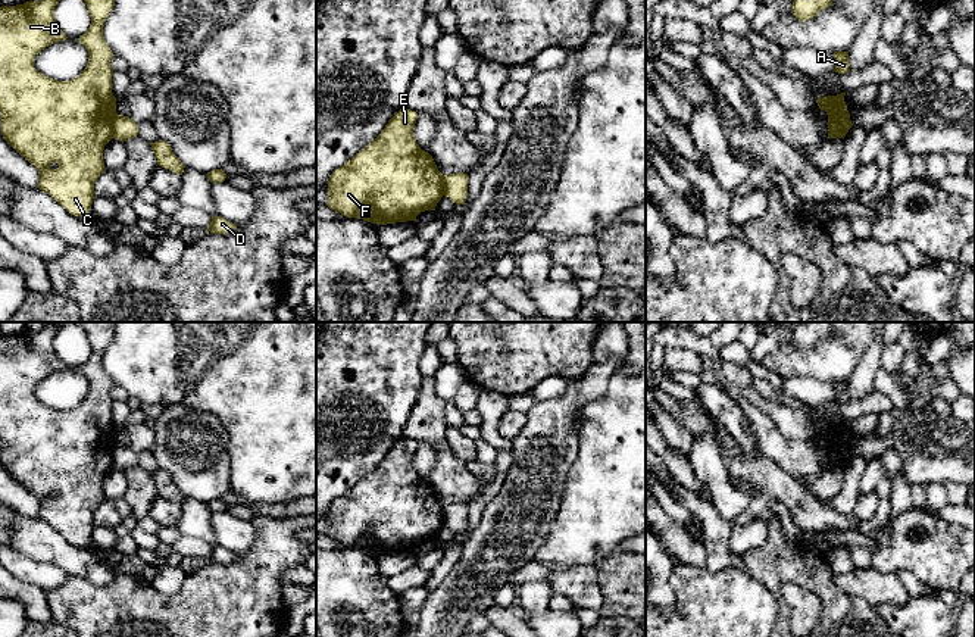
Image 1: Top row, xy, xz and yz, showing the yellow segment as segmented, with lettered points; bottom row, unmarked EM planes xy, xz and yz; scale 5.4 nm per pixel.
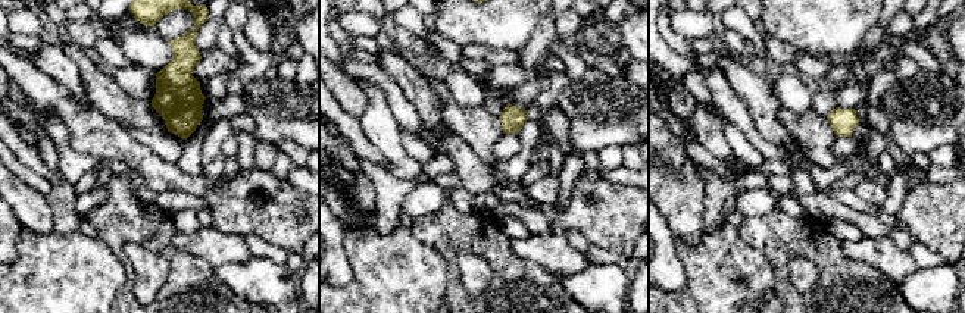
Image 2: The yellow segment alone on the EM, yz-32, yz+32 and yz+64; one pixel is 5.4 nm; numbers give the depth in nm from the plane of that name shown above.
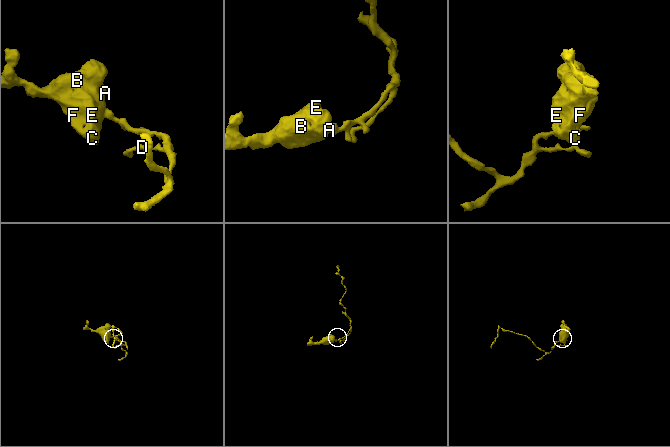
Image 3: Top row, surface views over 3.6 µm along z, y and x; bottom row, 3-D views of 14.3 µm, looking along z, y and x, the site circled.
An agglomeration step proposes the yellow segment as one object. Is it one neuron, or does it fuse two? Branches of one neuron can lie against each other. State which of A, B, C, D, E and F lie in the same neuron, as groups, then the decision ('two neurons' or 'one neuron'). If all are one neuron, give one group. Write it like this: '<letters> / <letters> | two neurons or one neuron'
A B C E F / D | two neurons

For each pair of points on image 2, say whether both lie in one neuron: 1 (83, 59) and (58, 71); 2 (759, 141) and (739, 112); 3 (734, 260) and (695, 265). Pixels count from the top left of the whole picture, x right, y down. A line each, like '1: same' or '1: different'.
1: different
2: same
3: same

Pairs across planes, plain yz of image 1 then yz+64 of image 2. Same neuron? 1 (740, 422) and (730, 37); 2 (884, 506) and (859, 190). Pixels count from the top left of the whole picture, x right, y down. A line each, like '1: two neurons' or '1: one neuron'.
1: two neurons
2: one neuron

